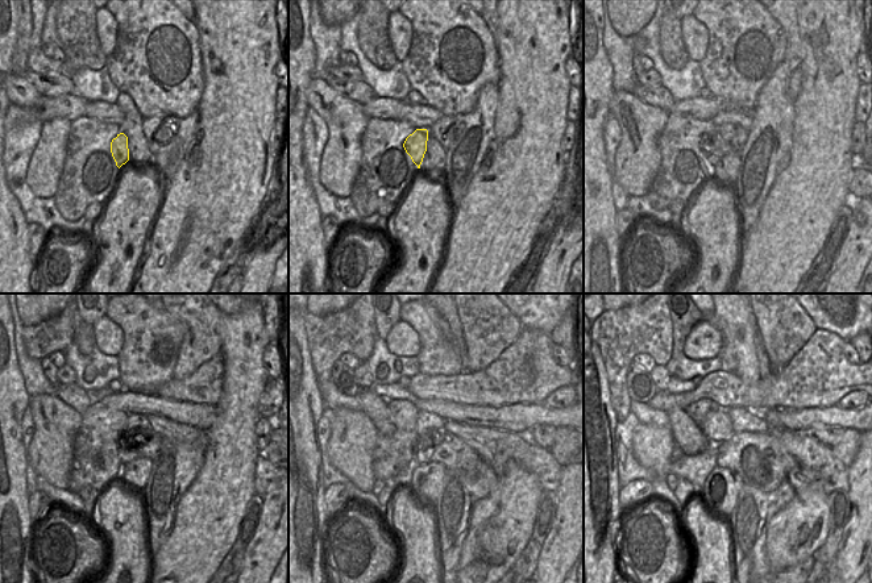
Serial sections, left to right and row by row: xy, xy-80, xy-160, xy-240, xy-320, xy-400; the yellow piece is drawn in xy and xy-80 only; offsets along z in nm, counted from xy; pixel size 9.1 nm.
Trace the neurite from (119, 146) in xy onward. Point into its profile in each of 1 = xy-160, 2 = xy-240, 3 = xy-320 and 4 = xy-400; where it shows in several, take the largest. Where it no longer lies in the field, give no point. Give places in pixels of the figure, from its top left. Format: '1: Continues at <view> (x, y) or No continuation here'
1: Continues at xy-160 (714, 148)
2: Continues at xy-240 (128, 450)
3: Continues at xy-320 (444, 448)
4: Continues at xy-400 (759, 458).

